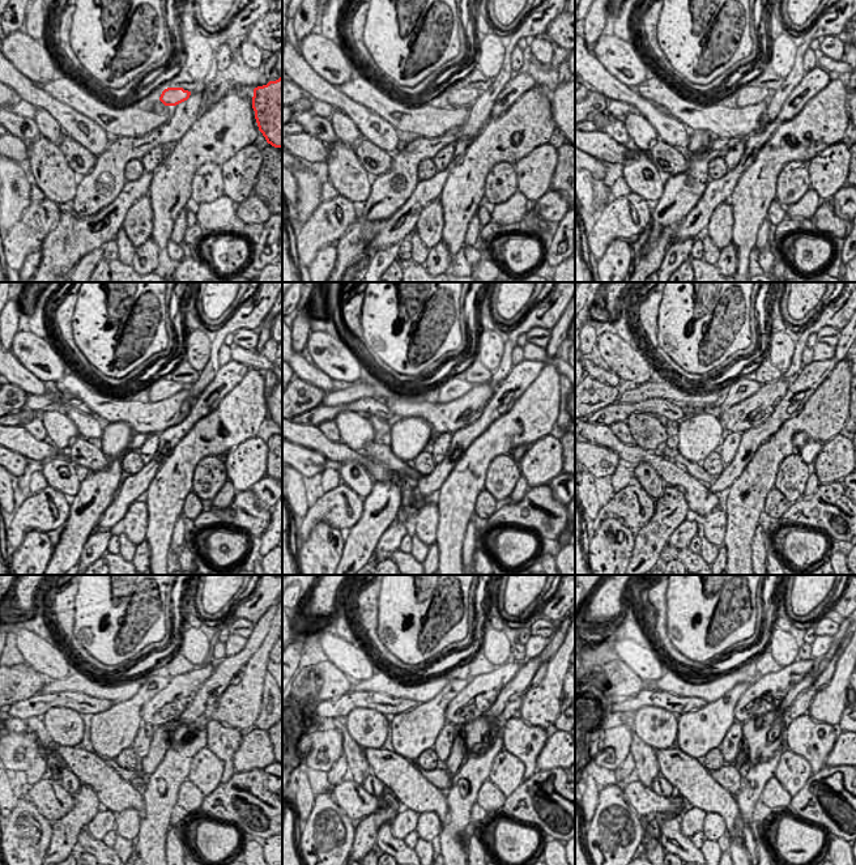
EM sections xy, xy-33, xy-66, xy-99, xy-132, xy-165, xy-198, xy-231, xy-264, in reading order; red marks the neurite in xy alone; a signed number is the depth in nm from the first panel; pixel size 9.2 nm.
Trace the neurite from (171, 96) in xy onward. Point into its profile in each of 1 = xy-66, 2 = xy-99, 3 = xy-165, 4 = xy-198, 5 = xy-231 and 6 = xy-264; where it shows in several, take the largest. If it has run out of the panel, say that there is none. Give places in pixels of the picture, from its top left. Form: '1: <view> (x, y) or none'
1: xy-66 (749, 94)
2: xy-99 (162, 388)
3: xy-165 (742, 388)
4: xy-198 (154, 684)
5: xy-231 (409, 733)
6: xy-264 (699, 732)

